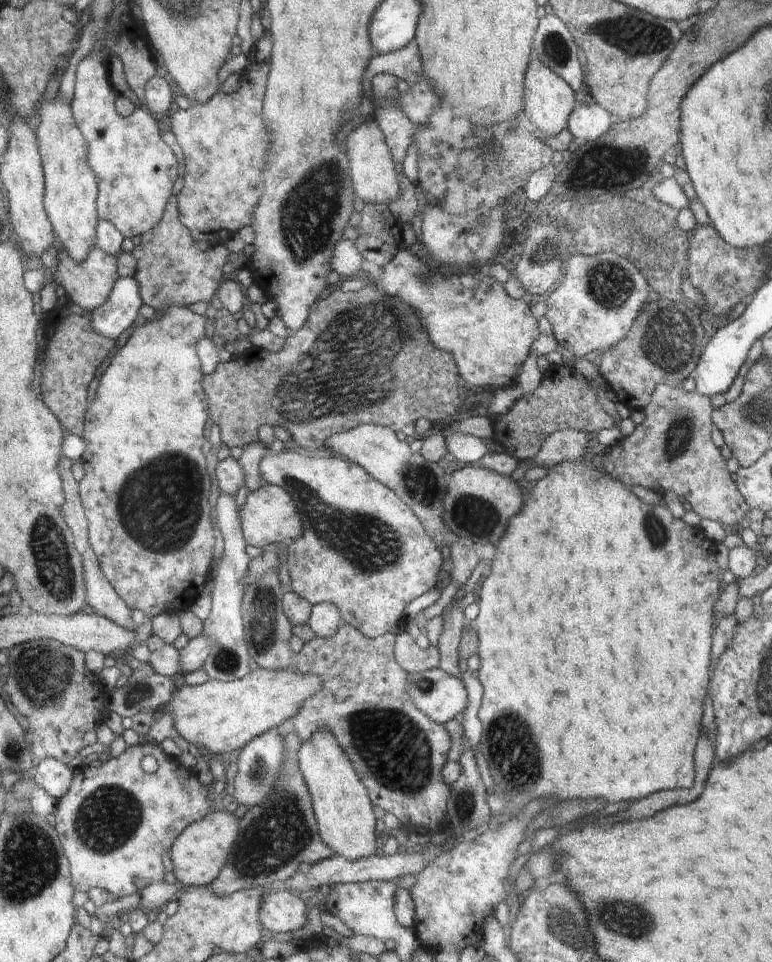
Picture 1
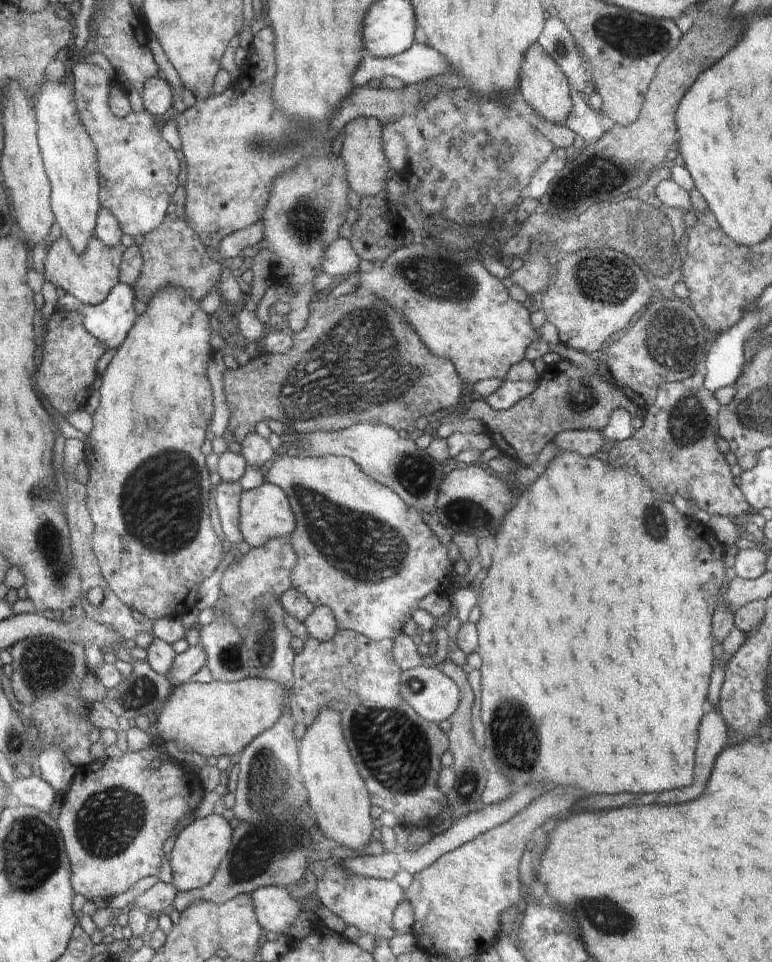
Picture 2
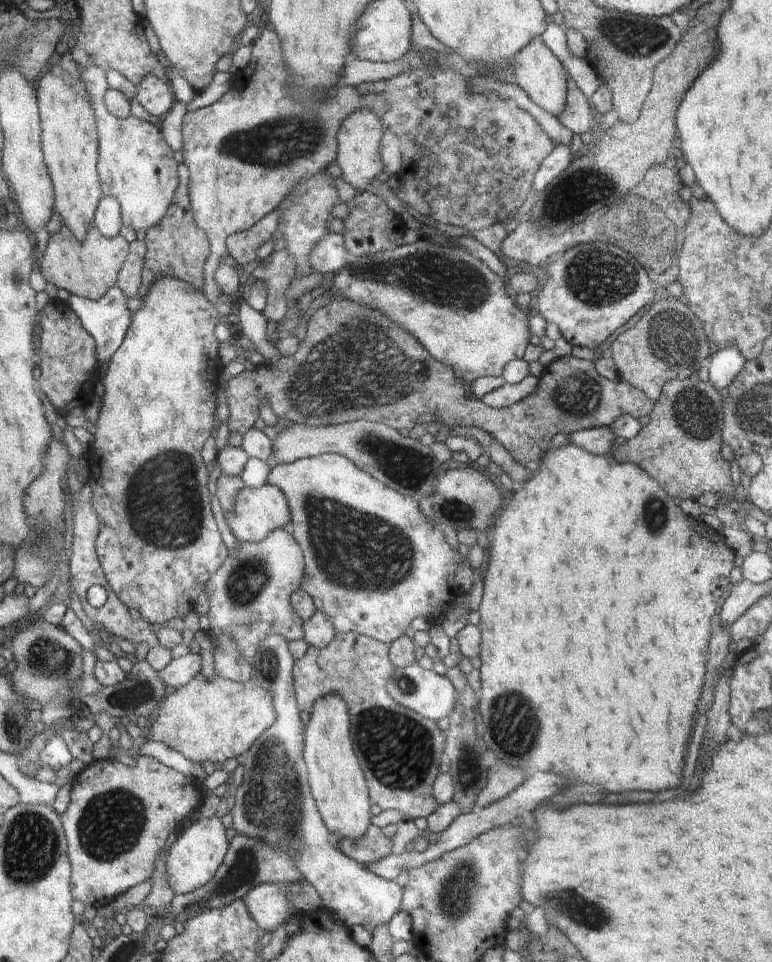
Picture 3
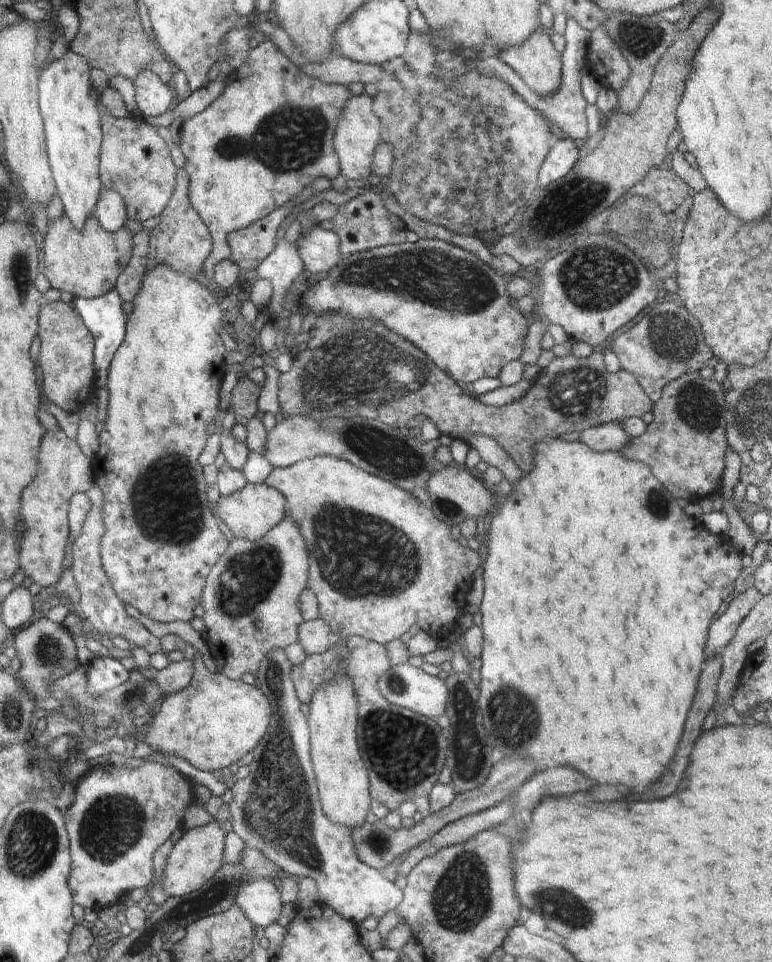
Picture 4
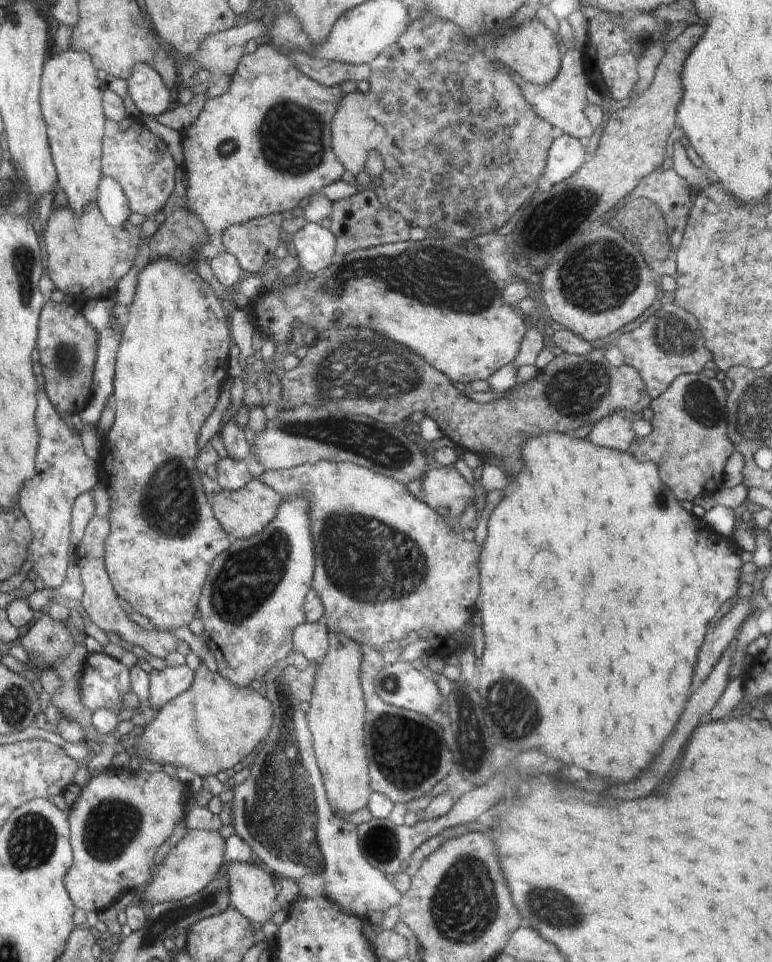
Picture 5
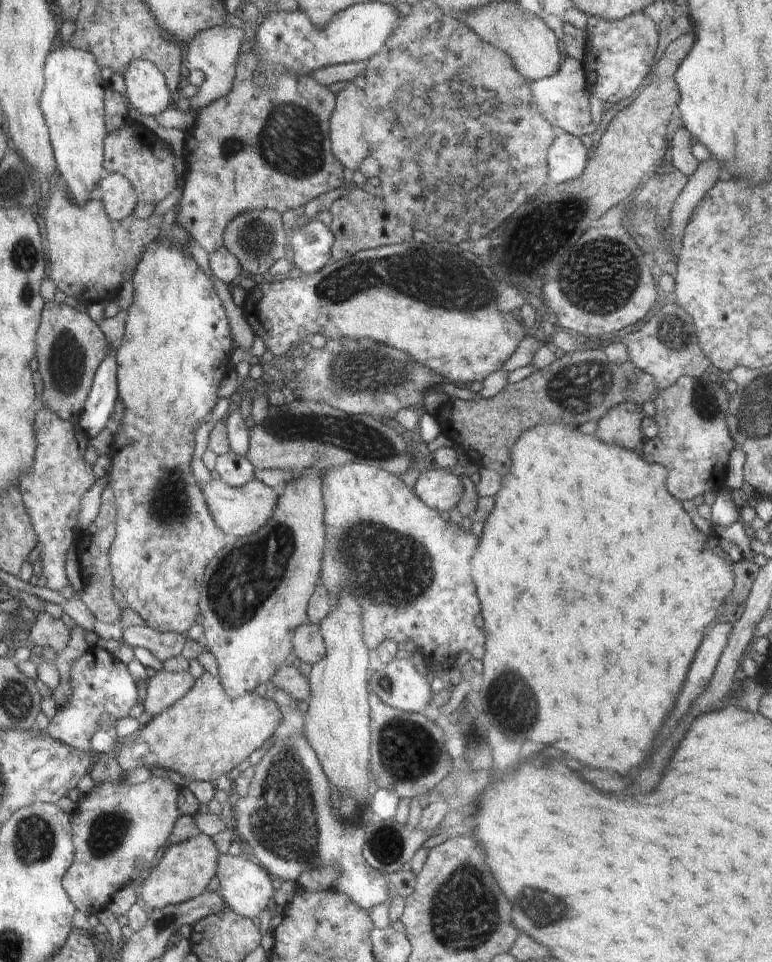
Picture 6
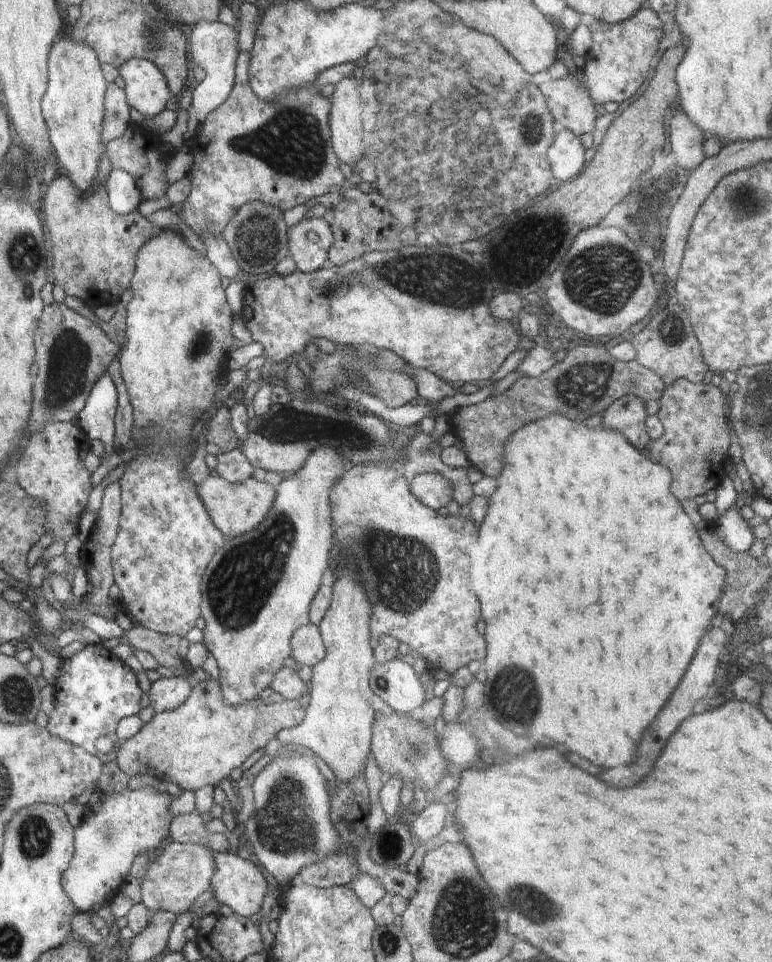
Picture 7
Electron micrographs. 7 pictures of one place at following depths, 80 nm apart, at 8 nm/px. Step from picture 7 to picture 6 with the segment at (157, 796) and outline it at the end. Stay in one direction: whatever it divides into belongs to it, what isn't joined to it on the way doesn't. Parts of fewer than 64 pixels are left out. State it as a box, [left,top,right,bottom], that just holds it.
[63,777,181,915]

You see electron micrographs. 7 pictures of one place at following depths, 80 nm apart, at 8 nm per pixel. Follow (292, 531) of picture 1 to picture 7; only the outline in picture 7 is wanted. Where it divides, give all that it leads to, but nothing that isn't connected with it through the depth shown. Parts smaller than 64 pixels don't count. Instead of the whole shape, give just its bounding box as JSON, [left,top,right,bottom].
[196,473,278,537]

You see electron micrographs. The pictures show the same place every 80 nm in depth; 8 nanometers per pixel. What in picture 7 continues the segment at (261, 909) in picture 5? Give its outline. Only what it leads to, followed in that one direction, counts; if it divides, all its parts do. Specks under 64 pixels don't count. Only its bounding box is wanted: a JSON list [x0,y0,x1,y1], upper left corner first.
[210,852,266,917]

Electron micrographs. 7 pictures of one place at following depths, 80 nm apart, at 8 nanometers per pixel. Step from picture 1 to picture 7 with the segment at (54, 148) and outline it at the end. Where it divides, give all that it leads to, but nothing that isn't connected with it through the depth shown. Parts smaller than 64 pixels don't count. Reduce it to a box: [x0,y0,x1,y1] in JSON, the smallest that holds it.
[42,35,106,192]

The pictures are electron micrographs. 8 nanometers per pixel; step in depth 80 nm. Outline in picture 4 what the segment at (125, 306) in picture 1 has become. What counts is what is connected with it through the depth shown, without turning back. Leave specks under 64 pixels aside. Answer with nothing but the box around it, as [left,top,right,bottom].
[71,290,128,387]

